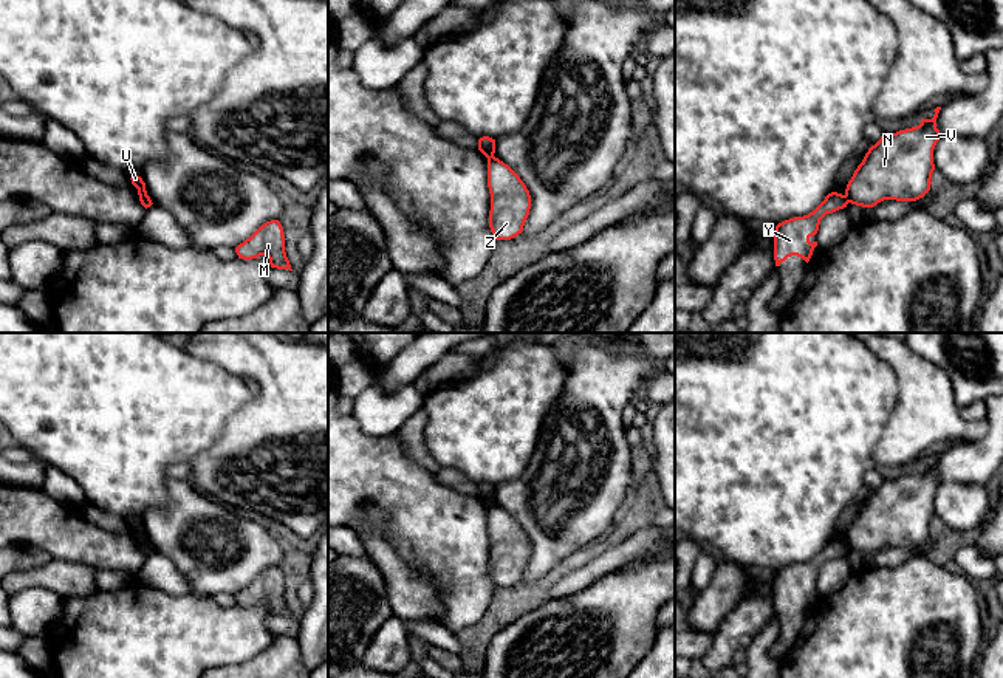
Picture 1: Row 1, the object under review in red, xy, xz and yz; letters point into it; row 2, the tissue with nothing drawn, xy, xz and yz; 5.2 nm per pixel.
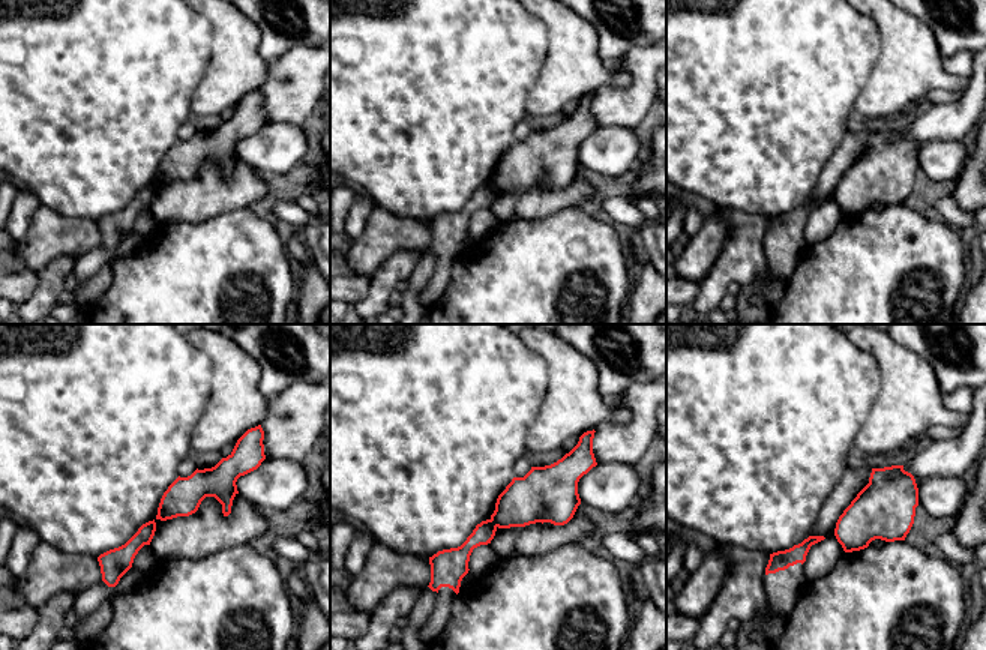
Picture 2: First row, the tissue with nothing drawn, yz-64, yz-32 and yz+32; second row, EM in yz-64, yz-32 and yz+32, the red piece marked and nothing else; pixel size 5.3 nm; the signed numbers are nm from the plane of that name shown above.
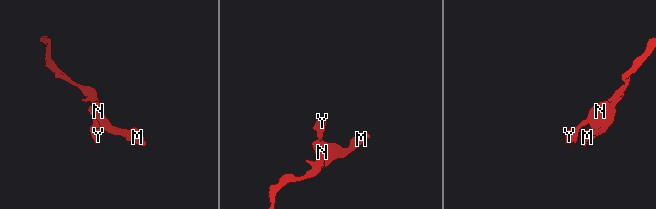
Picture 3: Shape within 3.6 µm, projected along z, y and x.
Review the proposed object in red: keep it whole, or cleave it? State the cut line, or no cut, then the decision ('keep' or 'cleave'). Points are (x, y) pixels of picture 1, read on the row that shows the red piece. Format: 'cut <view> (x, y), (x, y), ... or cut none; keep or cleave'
cut xy (138, 191), (146, 192); cleave

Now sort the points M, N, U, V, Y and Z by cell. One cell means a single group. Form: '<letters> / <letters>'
M N U V Z / Y

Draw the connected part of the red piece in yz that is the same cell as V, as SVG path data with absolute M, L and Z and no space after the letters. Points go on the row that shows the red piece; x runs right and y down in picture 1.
M936 107L933 118L923 118L916 127L882 133L847 184L848 203L873 207L884 200L916 201L930 190L940 110Z

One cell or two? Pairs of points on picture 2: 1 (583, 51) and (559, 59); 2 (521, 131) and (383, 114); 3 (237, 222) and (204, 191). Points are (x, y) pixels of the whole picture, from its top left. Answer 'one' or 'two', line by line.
1: one
2: two
3: two

